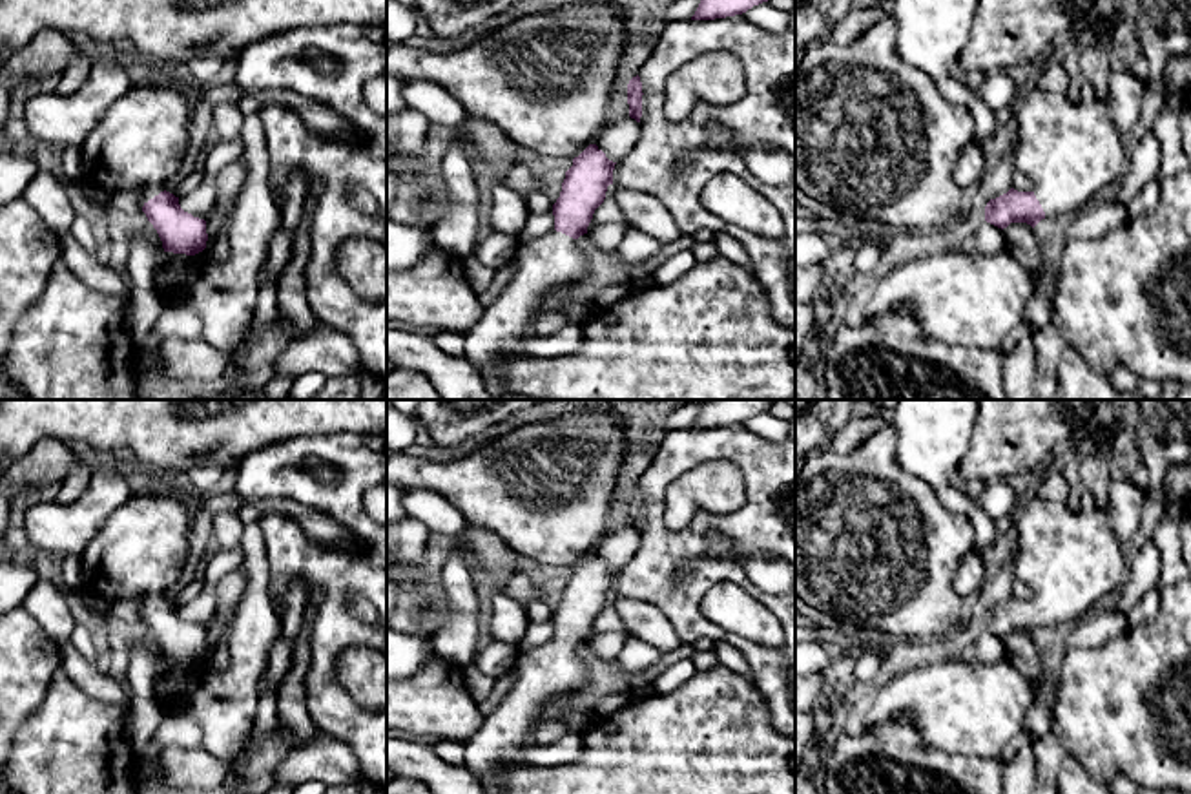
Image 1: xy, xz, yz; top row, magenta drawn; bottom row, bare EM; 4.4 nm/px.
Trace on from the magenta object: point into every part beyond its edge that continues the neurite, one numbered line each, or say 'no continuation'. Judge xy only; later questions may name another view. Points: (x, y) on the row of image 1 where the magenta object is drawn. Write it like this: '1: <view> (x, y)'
1: xy (141, 141)

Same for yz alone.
1: yz (1069, 150)

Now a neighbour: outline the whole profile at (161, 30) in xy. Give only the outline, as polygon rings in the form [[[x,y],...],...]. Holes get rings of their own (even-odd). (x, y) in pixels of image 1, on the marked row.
[[[0,0],[0,55],[4,49],[20,51],[40,29],[51,27],[98,44],[119,46],[155,62],[188,64],[210,53],[219,55],[230,68],[235,57],[255,40],[297,27],[336,24],[387,26],[387,0]]]

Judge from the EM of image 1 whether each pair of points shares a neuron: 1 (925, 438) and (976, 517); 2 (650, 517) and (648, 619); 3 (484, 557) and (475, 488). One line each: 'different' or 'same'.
1: same
2: different
3: different

